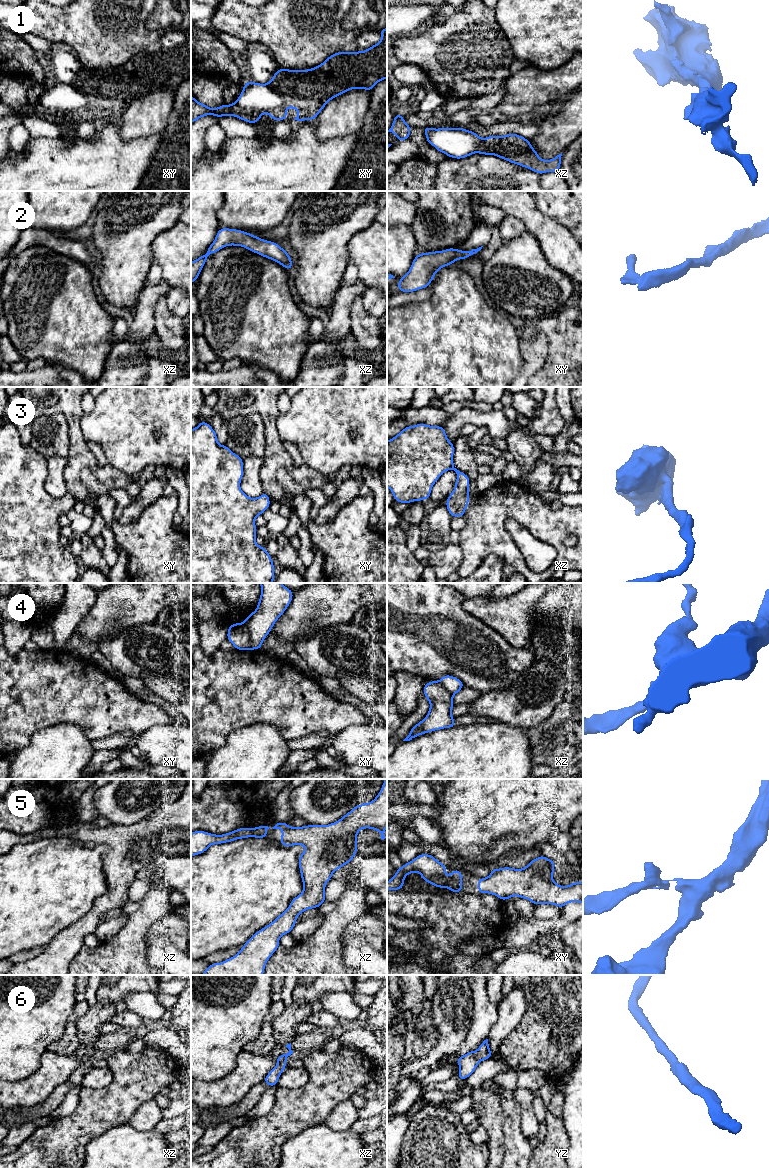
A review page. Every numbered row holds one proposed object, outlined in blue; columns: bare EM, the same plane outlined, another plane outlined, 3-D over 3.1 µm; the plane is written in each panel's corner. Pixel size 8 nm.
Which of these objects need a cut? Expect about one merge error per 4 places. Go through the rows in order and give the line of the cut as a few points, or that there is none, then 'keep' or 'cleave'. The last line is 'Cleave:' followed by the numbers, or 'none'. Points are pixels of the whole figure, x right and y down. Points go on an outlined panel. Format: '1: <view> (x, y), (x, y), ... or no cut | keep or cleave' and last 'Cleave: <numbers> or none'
1: no cut | keep
2: no cut | keep
3: no cut | keep
4: xy (243, 623), (249, 633), (250, 649) | cleave
5: no cut | keep
6: no cut | keep
Cleave: 4

